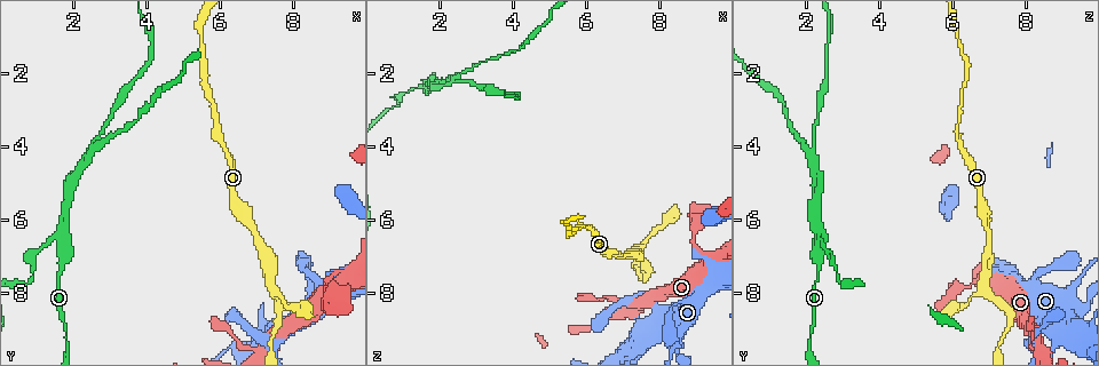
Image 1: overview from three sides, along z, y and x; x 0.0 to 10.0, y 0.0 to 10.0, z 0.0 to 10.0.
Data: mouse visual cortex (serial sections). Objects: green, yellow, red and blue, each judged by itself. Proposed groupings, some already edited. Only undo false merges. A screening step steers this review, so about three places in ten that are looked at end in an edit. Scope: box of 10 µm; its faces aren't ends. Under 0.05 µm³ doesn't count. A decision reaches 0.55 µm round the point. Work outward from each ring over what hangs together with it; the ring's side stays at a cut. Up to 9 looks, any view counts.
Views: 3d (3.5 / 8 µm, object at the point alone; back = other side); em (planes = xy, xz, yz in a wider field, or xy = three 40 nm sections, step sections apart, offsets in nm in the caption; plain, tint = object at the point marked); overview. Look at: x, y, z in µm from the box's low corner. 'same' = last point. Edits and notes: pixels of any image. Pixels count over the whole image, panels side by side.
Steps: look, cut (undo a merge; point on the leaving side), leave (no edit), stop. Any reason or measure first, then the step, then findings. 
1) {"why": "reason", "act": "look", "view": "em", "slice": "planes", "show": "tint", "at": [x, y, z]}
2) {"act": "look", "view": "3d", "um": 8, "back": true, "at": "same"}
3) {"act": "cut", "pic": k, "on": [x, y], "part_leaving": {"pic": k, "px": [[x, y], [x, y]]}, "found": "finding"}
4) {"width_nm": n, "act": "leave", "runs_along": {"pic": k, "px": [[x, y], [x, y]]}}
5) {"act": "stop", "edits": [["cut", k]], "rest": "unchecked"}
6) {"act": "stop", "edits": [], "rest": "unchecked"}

{"act": "look", "view": "3d", "um": 3.5, "back": true, "at": [7.40, 7.80, 6.90]}

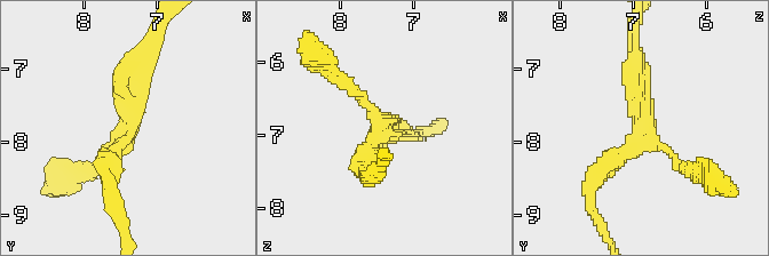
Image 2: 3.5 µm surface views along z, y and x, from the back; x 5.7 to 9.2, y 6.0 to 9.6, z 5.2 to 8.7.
{"arms": 3, "arm_widths_nm": [150, 250, 250], "act": "look", "view": "em", "slice": "xy", "step": 2, "show": "tint", "at": [7.40, 7.85, 6.85]}

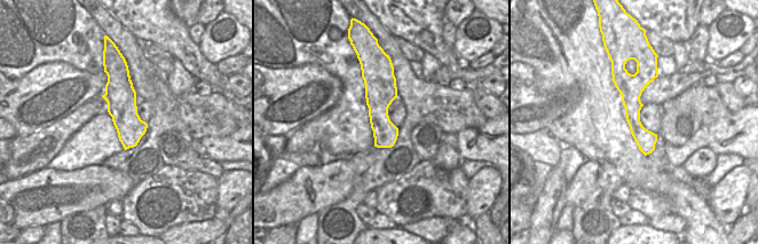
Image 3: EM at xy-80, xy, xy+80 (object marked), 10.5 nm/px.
{"why": "cut it another way", "act": "look", "view": "em", "slice": "xy", "step": 5, "show": "tint", "at": "same"}

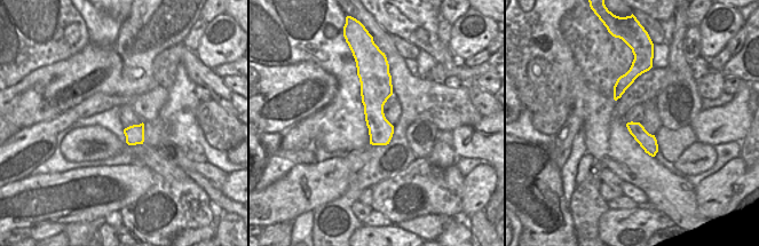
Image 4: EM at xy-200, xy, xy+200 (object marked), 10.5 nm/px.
{"act": "leave", "runs_along": {"pic": 2, "px": [[637, 61], [647, 128], [594, 181]]}, "found": "one cell here"}

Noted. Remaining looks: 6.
{"why": "sharp bend", "act": "look", "view": "3d", "um": 3.5, "at": [7.55, 9.35, 8.10]}

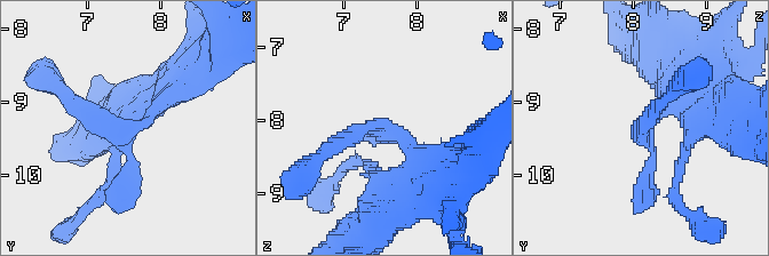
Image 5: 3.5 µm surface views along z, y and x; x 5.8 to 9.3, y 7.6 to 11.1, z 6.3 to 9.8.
{"act": "look", "view": "em", "slice": "xy", "step": 3, "show": "tint", "at": [7.60, 9.35, 8.10]}

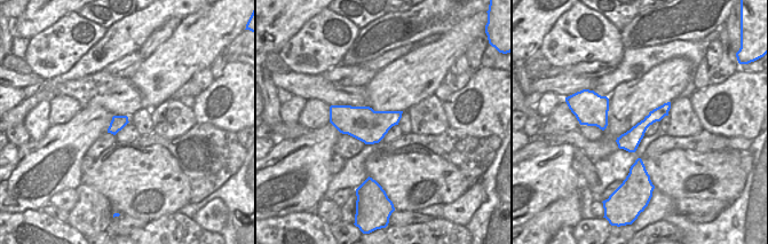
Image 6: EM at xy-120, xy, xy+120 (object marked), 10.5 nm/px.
{"act": "look", "view": "em", "slice": "xy", "step": 1, "show": "tint", "at": "same"}

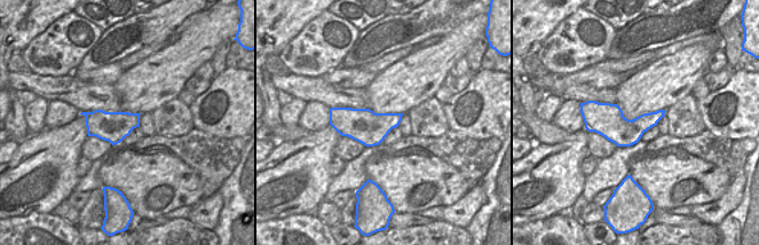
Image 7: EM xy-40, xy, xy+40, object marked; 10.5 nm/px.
{"act": "leave", "runs_along": {"pic": 5, "px": [[437, 166], [385, 125], [328, 148]]}, "found": "all the same cell"}

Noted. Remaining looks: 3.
{"why": "three-way junction", "act": "look", "view": "3d", "um": 8, "at": [1.70, 6.70, 2.40]}

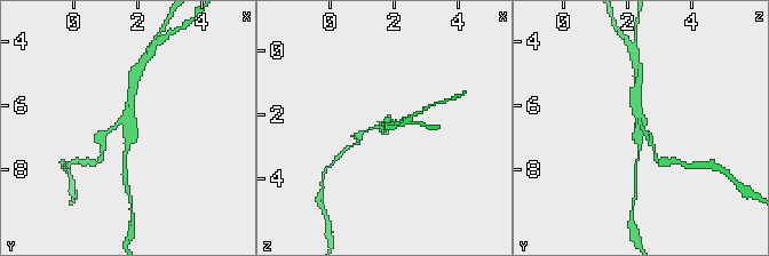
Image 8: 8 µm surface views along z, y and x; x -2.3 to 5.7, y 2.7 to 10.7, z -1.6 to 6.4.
{"arms": 3, "arm_widths_nm": [150, 150, 250], "why": "need the tissue", "act": "look", "view": "em", "slice": "xy", "step": 1, "show": "tint", "at": "same"}

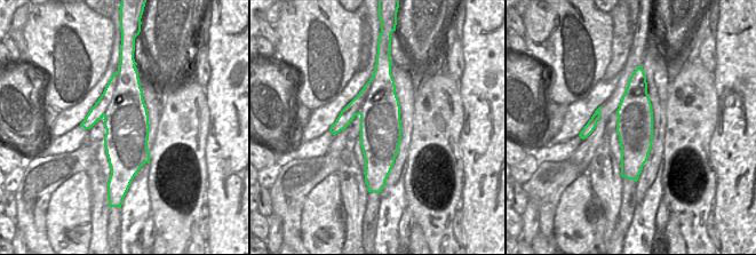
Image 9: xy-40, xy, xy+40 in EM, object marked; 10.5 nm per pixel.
{"act": "cut", "pic": 8, "on": [358, 136], "border": {"pic": 9, "px": [[117, 72], [117, 87], [103, 114]]}, "found": "two cells meet here"}

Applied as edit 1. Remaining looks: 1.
{"act": "stop", "edits": [["cut", 8]], "rest": "unchecked"}

